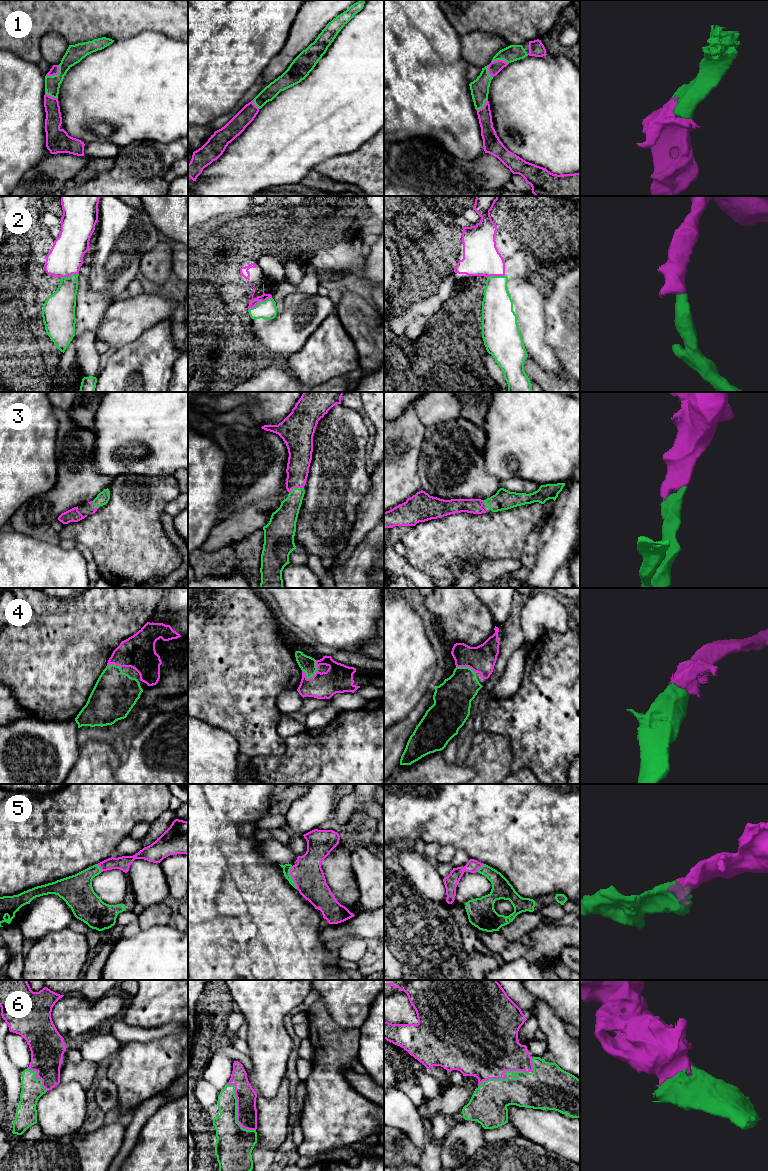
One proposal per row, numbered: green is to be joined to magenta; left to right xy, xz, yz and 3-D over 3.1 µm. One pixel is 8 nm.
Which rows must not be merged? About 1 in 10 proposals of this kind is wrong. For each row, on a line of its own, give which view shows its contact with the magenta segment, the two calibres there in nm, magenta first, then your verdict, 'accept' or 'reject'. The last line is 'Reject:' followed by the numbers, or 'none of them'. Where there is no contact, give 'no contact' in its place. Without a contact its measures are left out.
1: xy | 70/140 nm | accept
2: xz | 60/140 nm | accept
3: xz | 180/180 nm | accept
4: xz | 220/130 nm | accept
5: xz | 240/60 nm | accept
6: xz | 160/240 nm | accept
Reject: none of them

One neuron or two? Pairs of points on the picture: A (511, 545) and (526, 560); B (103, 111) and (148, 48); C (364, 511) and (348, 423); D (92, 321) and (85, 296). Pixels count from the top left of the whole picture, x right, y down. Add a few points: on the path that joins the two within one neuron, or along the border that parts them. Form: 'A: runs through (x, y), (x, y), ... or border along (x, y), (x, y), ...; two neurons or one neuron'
A: border along (530, 532), (519, 559); two neurons
B: runs through (119, 95), (148, 64); one neuron
C: border along (371, 478), (371, 489), (360, 502), (354, 522); two neurons
D: runs through (90, 315), (89, 302); one neuron

